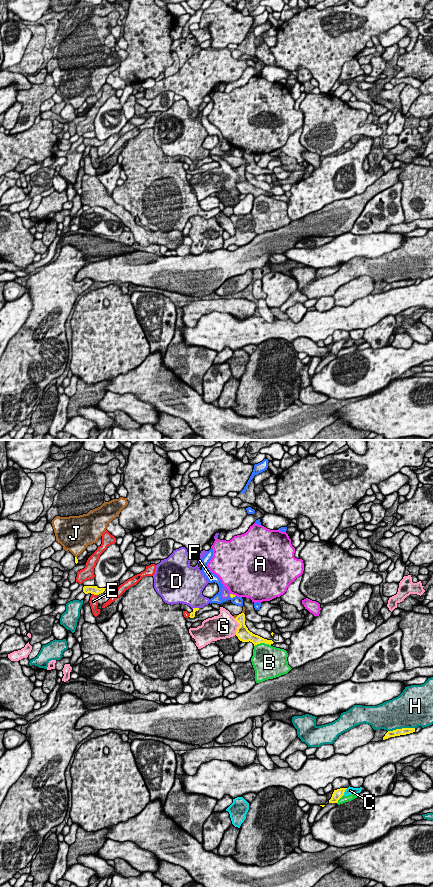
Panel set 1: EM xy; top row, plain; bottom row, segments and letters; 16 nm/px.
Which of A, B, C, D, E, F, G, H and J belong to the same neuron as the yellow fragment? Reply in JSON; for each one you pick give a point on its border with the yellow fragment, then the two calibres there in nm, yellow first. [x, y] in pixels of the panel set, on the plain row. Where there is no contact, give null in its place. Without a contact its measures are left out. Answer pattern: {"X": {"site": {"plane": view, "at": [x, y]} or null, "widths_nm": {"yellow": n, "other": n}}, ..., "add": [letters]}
{"add": []}

